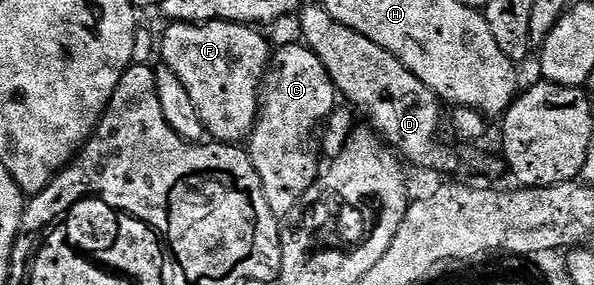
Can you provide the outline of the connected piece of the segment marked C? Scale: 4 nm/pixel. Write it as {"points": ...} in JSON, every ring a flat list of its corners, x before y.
{"points":[[296,42,272,53,259,113,245,142,247,155,261,180,261,192,265,192,265,204,280,220,319,177,321,124,337,109,337,91,329,72,308,46]]}

